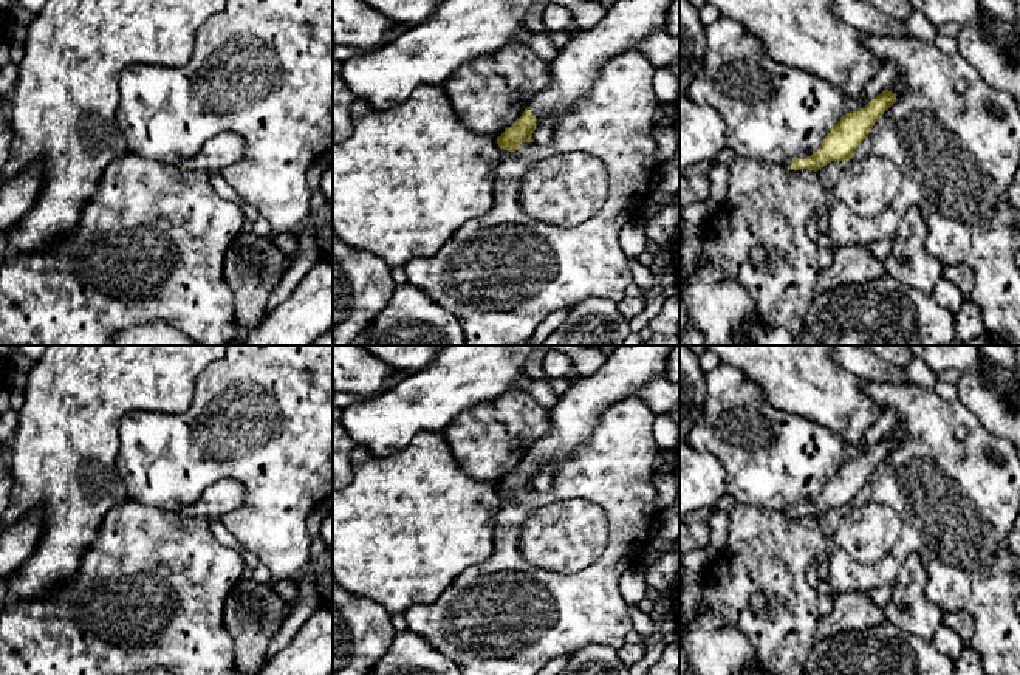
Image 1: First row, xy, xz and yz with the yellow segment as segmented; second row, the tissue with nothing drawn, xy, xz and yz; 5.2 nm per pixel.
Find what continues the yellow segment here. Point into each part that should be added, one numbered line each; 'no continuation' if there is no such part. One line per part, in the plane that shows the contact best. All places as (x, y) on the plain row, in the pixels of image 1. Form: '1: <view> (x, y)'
1: xz (576, 415)

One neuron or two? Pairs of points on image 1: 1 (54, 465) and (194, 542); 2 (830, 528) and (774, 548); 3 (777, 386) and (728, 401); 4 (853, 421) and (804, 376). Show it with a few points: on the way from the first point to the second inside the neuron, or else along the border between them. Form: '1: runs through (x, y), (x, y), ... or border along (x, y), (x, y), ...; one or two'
1: border along (127, 497), (106, 514), (99, 530); two
2: border along (816, 519), (816, 524), (831, 541); two
3: border along (734, 367), (759, 387), (770, 404), (791, 412); two
4: runs through (844, 409), (830, 395), (816, 387); one

